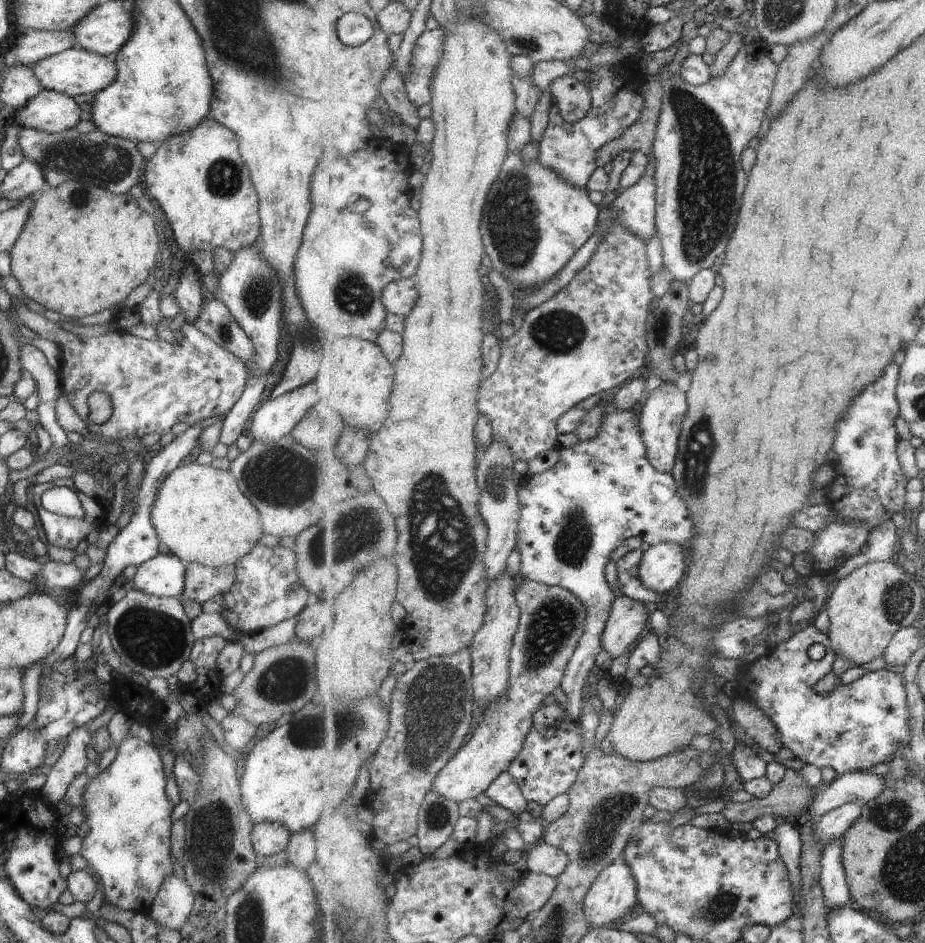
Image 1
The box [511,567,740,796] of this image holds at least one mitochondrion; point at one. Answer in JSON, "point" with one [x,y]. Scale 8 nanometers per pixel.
{"point":[554,623]}

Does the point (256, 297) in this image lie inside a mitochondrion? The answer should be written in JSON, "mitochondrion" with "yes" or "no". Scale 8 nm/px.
{"mitochondrion":"yes"}

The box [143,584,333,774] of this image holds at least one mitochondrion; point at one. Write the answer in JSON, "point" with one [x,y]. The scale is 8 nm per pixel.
{"point":[288,677]}

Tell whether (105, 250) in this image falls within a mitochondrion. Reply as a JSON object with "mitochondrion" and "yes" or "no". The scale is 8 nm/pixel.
{"mitochondrion":"no"}

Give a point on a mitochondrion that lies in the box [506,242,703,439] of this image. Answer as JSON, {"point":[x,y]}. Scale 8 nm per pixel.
{"point":[558,332]}

